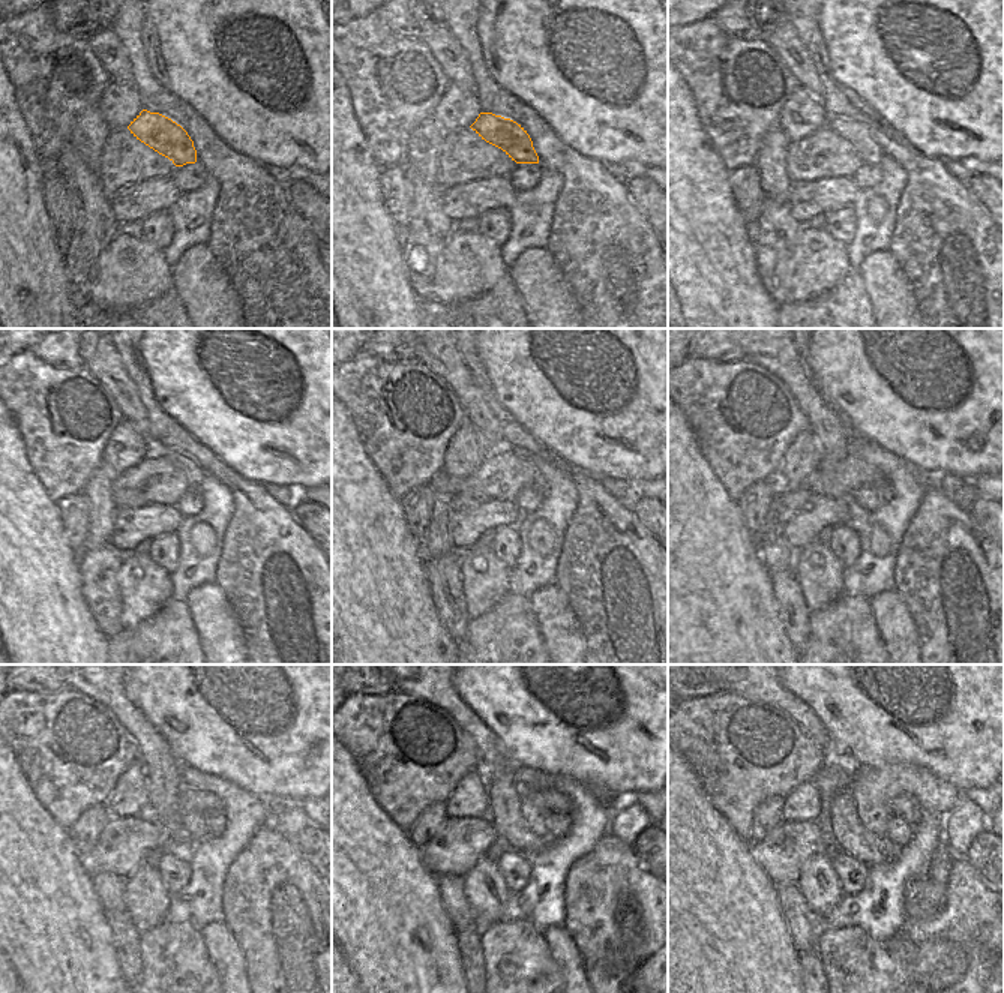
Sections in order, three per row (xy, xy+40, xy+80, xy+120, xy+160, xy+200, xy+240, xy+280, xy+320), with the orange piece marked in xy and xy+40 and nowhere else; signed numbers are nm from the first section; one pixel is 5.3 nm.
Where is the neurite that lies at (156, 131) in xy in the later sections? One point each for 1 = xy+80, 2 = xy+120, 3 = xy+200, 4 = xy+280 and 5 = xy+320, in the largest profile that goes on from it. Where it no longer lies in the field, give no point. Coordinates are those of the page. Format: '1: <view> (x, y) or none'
1: xy+80 (854, 132)
2: xy+120 (192, 473)
3: xy+200 (880, 485)
4: xy+280 (557, 825)
5: xy+320 (898, 831)

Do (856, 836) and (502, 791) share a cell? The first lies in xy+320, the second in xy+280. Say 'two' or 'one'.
one

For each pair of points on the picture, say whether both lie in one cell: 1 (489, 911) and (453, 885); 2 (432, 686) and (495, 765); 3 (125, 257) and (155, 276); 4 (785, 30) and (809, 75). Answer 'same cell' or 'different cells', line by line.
1: different cells
2: same cell
3: same cell
4: same cell

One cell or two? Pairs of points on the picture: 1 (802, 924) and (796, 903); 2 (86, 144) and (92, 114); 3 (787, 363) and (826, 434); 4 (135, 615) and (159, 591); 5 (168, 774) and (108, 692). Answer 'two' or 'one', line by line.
1: one
2: one
3: one
4: one
5: one

